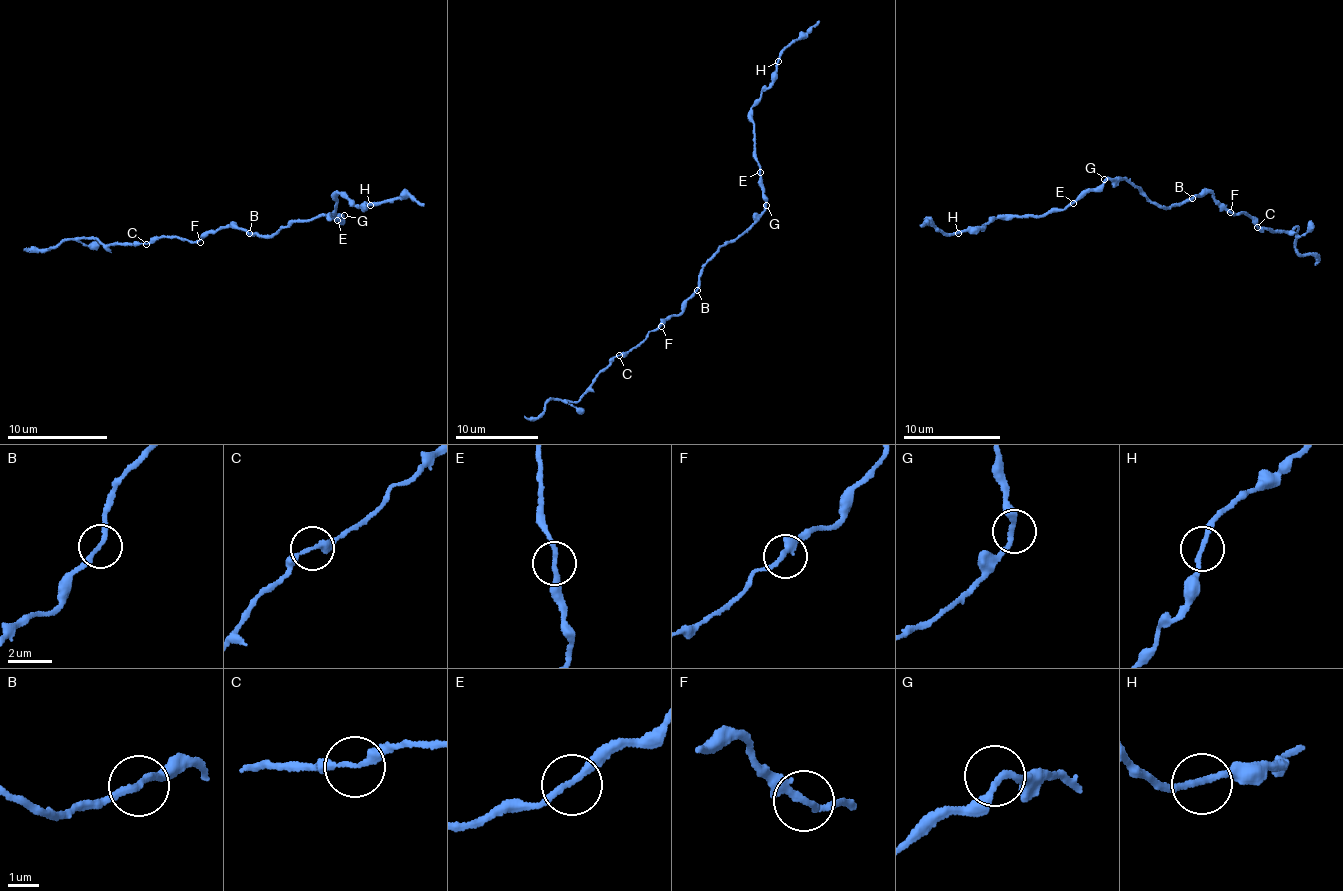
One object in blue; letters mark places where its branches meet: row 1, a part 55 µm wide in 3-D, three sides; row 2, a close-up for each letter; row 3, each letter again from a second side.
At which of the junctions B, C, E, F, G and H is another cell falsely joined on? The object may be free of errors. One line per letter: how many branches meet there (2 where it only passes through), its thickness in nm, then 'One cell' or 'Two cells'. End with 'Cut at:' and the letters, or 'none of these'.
B: Branches: 2. Thickness 200 nm. One cell
C: Branches: 2. Thickness 240 nm. Two cells
E: Branches: 2. Thickness 200 nm. One cell
F: Branches: 2. Thickness 240 nm. One cell
G: Branches: 2. Thickness 220 nm. One cell
H: Branches: 2. Thickness 190 nm. One cell
Cut at: C

